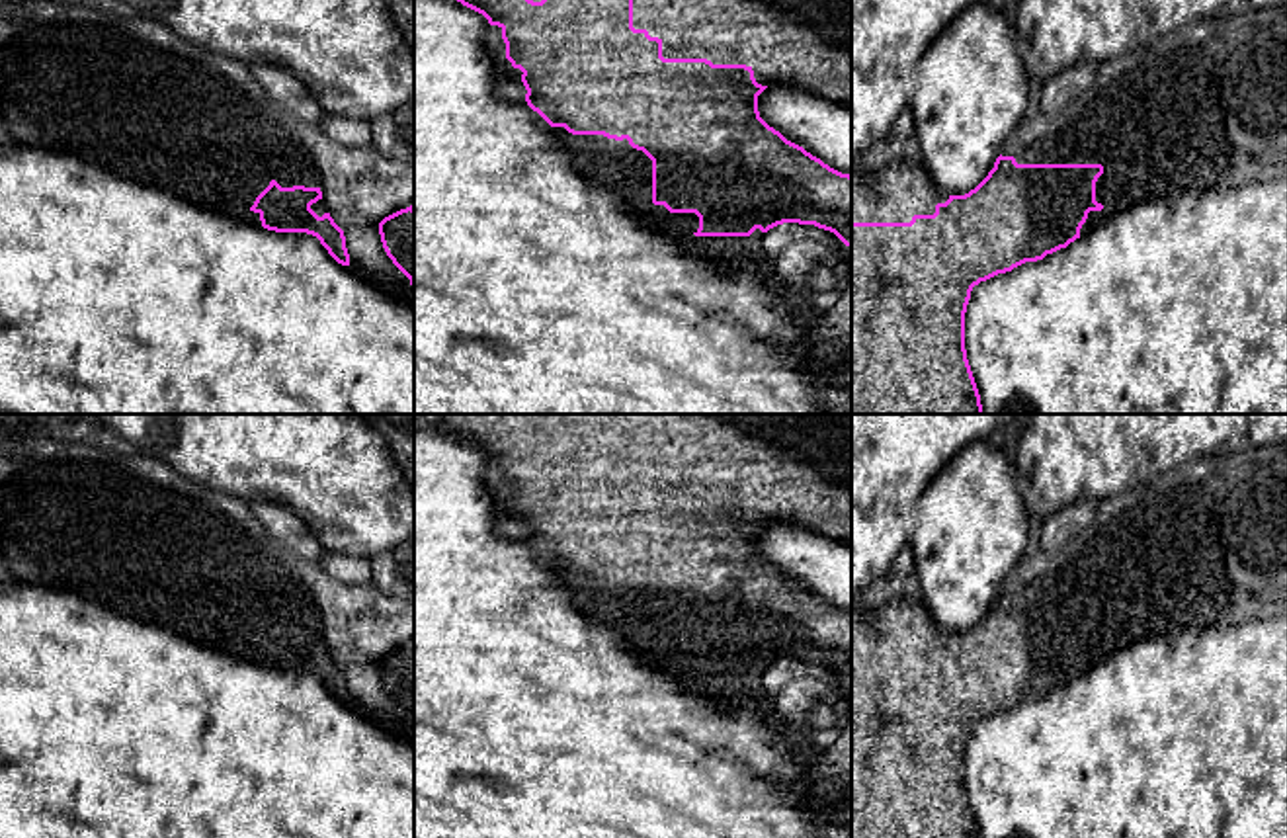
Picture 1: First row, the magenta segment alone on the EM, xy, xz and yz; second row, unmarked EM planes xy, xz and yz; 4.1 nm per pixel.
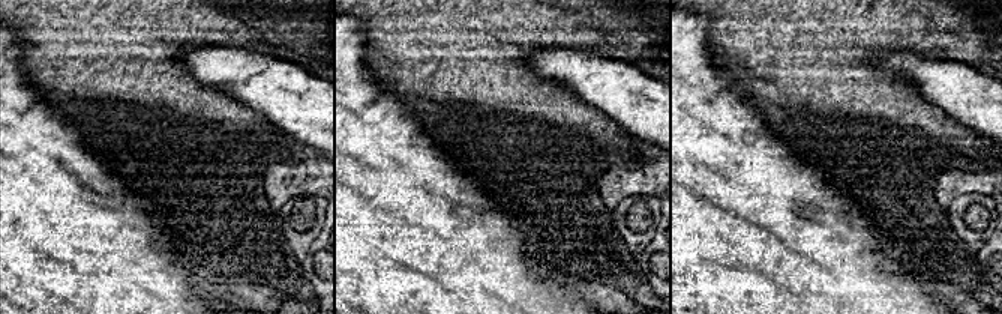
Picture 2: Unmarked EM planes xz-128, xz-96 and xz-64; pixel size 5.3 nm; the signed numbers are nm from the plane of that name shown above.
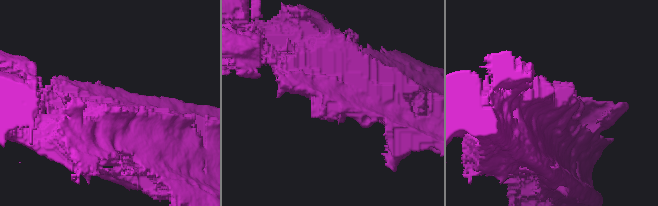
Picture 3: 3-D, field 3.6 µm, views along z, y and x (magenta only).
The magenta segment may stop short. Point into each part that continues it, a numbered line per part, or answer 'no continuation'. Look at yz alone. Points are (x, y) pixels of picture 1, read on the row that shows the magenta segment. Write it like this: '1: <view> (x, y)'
1: yz (889, 182)

